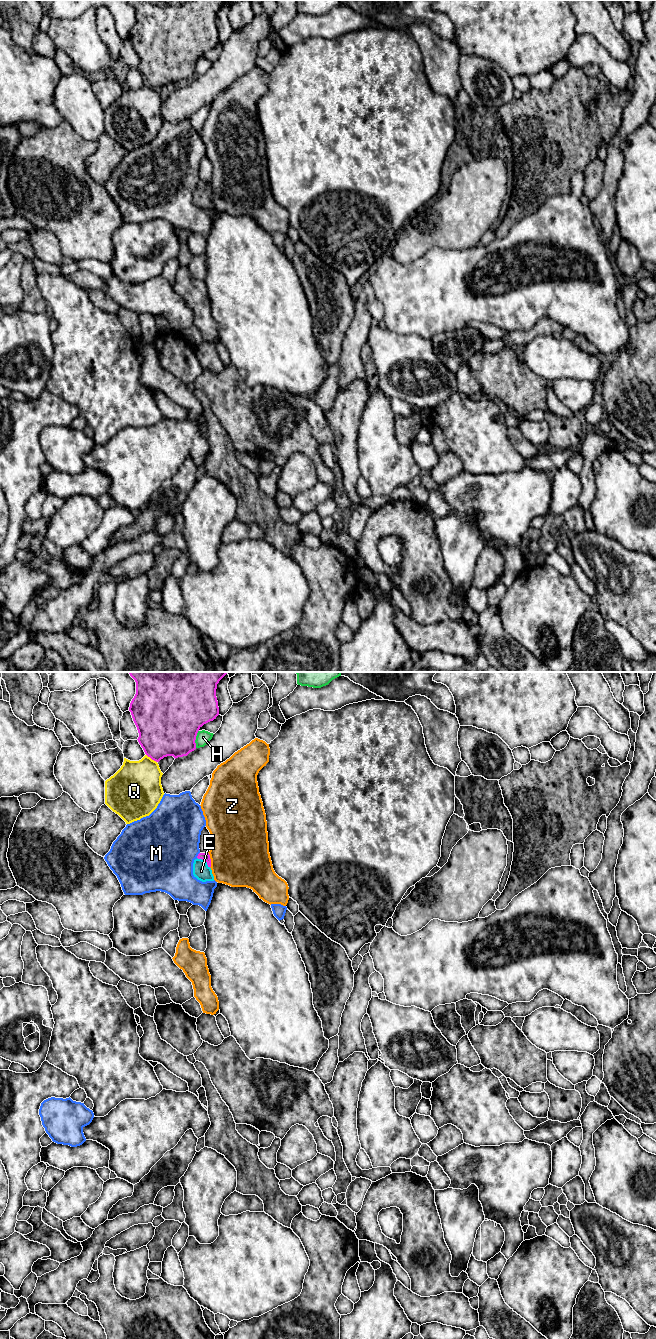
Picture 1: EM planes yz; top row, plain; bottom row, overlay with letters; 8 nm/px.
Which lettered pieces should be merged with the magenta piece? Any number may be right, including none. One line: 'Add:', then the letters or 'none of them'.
Add: E

